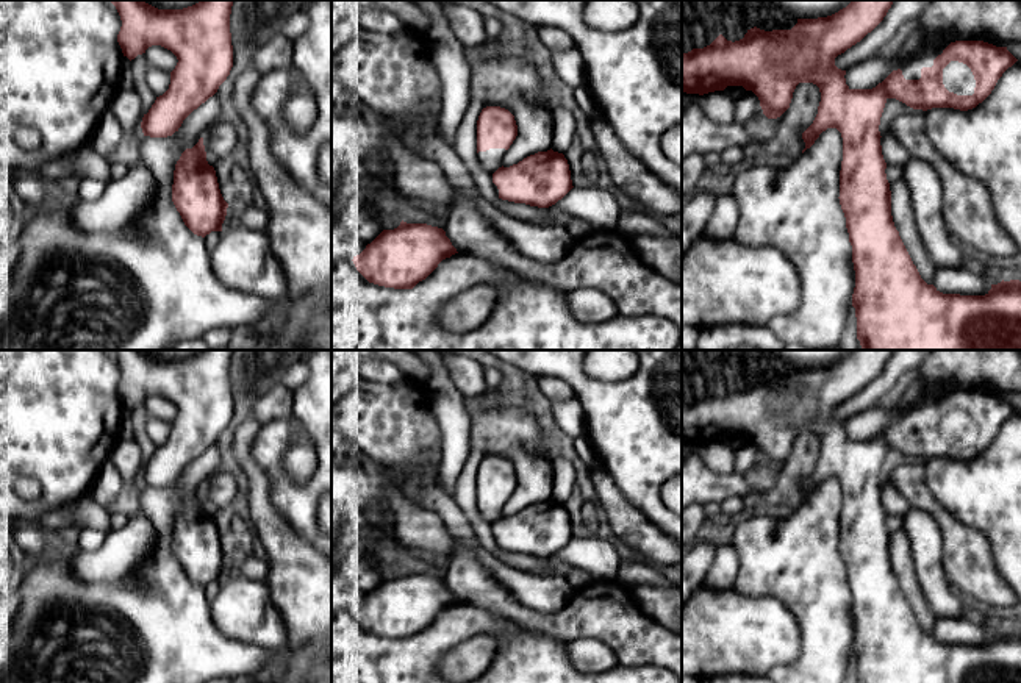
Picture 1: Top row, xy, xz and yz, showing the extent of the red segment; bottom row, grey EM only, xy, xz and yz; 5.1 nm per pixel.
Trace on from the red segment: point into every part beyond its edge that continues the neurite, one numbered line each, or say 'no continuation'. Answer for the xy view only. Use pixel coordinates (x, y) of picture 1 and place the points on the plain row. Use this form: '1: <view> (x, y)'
no continuation

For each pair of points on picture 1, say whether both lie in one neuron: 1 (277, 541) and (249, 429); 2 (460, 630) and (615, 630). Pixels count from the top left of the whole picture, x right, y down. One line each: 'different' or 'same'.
1: same
2: different

